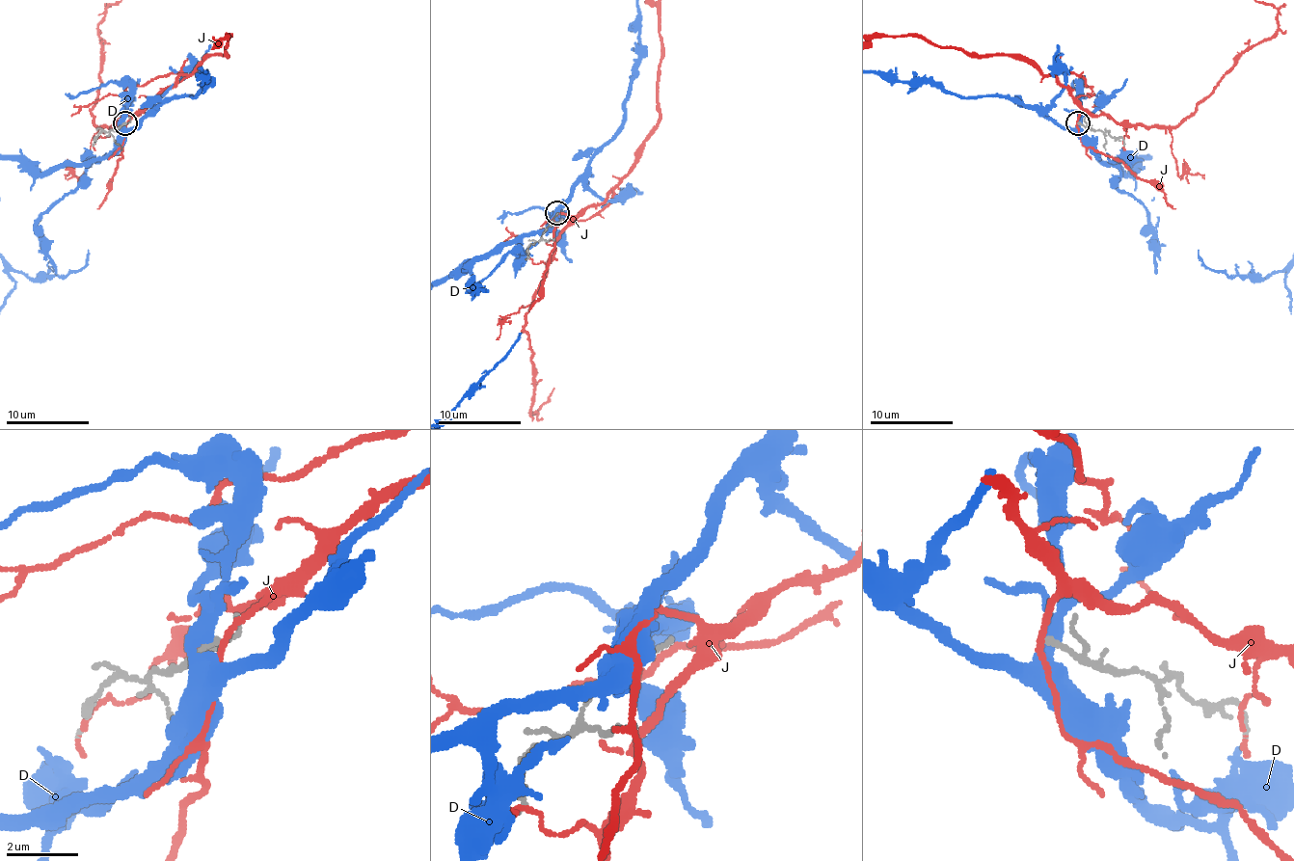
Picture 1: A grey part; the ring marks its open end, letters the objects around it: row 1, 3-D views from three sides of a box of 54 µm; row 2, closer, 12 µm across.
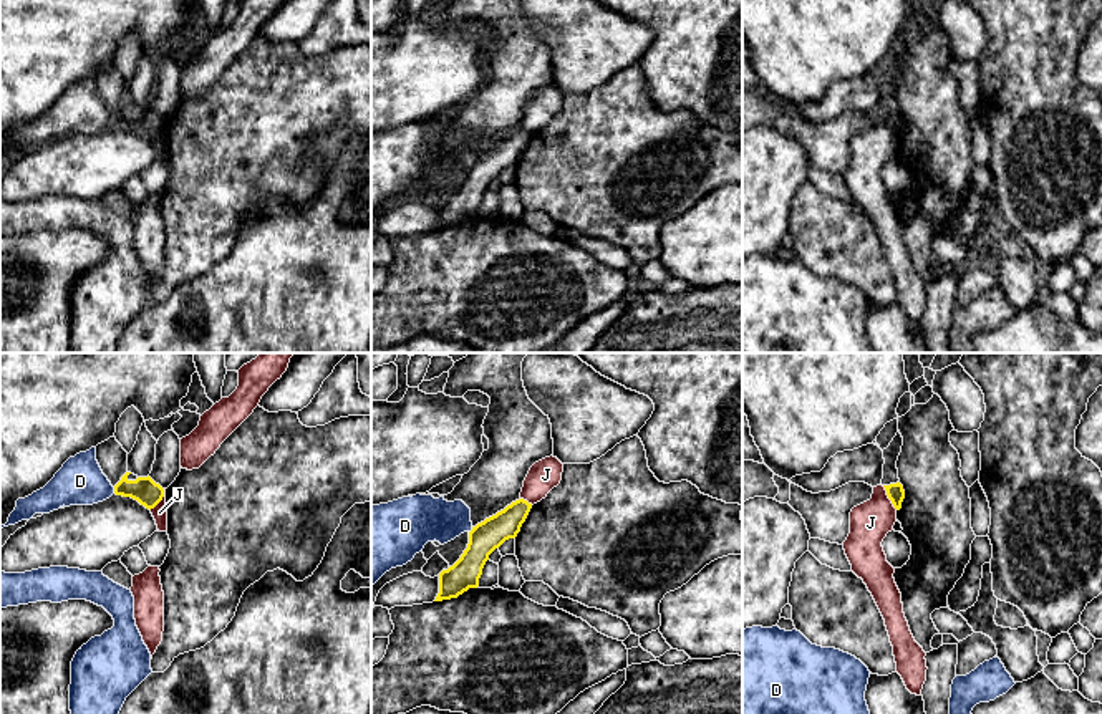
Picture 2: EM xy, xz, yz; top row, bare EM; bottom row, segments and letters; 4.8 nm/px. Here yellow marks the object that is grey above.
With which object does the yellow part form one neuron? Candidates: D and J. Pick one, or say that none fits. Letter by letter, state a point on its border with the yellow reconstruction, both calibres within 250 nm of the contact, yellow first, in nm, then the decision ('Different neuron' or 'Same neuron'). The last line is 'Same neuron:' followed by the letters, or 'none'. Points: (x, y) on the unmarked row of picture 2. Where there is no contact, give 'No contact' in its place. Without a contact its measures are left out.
D: Touches yellow at xy (115, 120). Thickness 120 nm (yellow) against 220 nm. Different neuron
J: Touches yellow at yz (889, 126). Thickness 90 nm (yellow) against 200 nm. Different neuron
Same neuron: none

